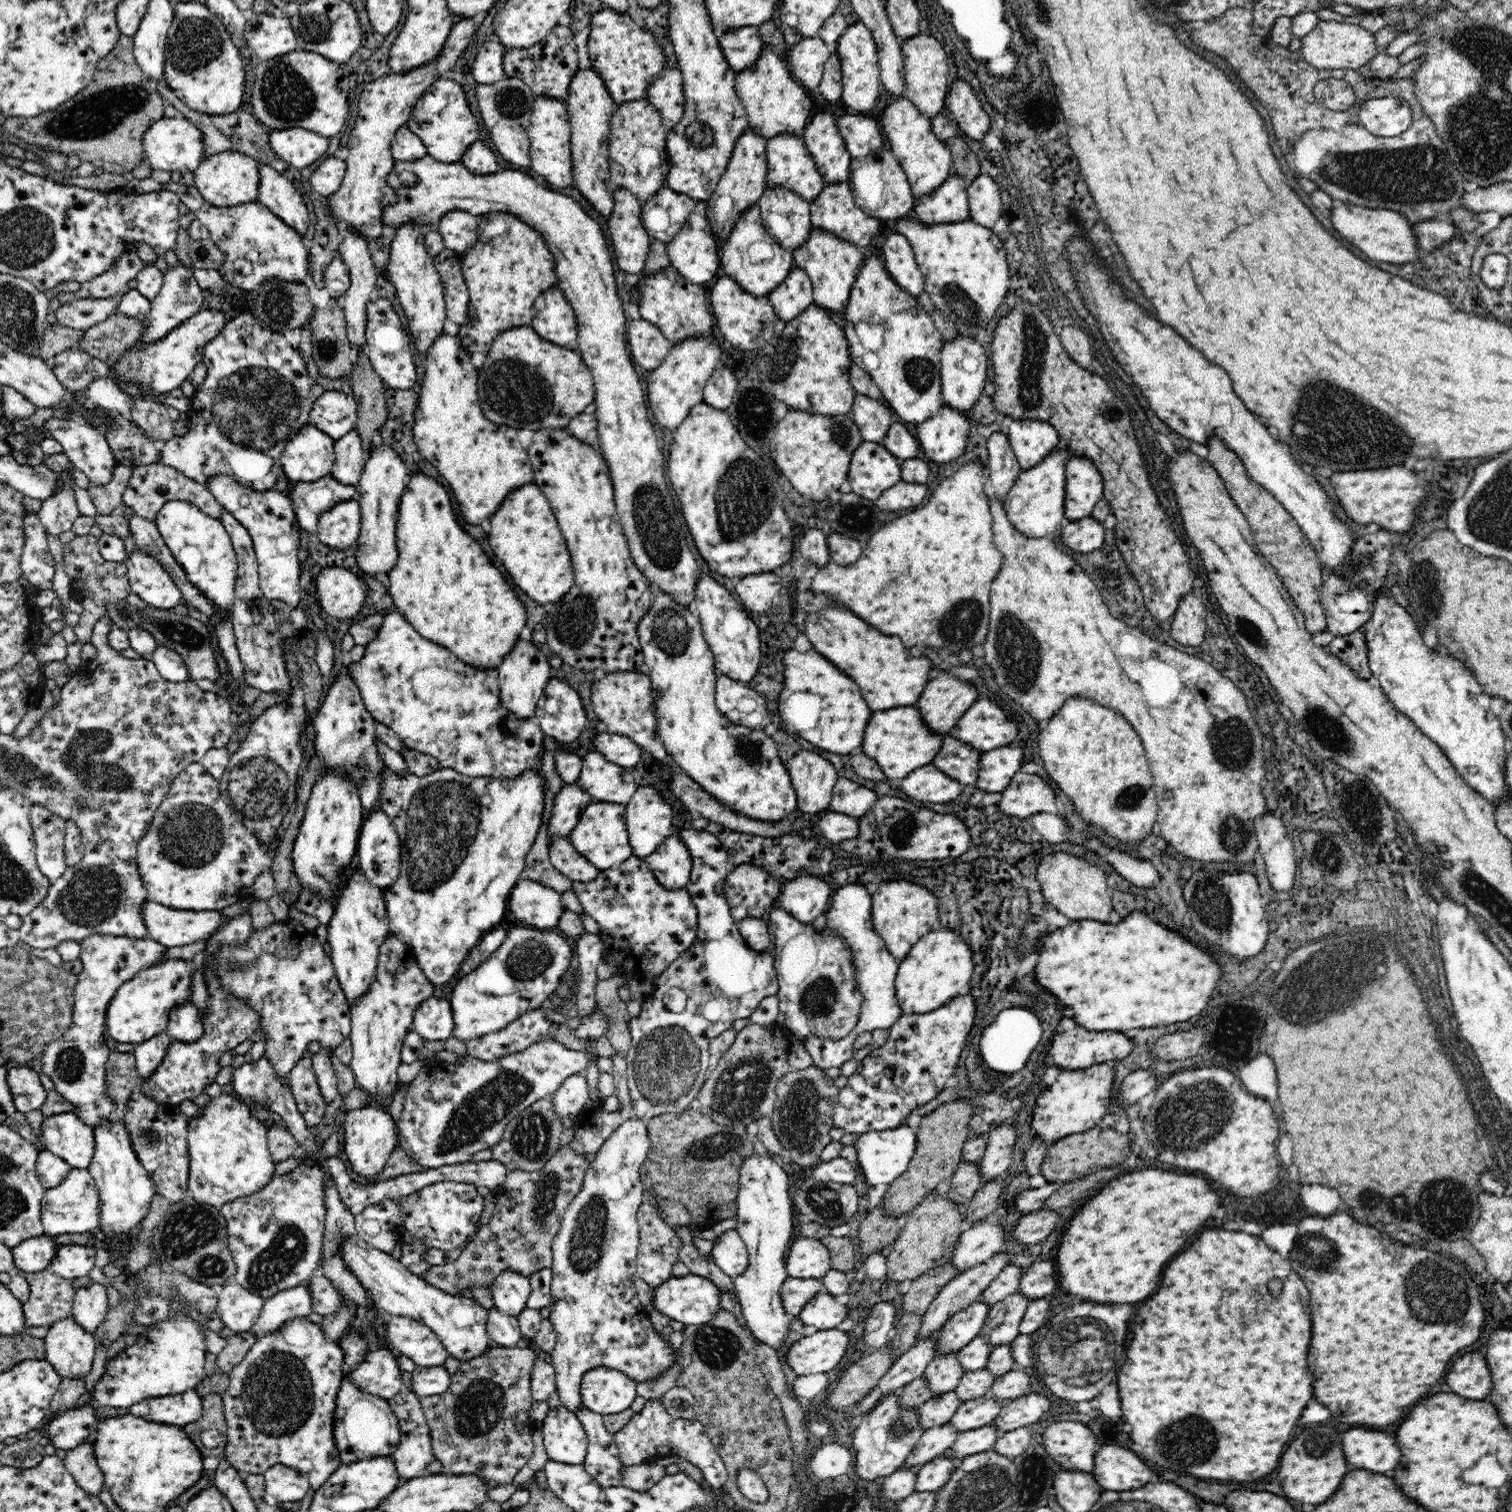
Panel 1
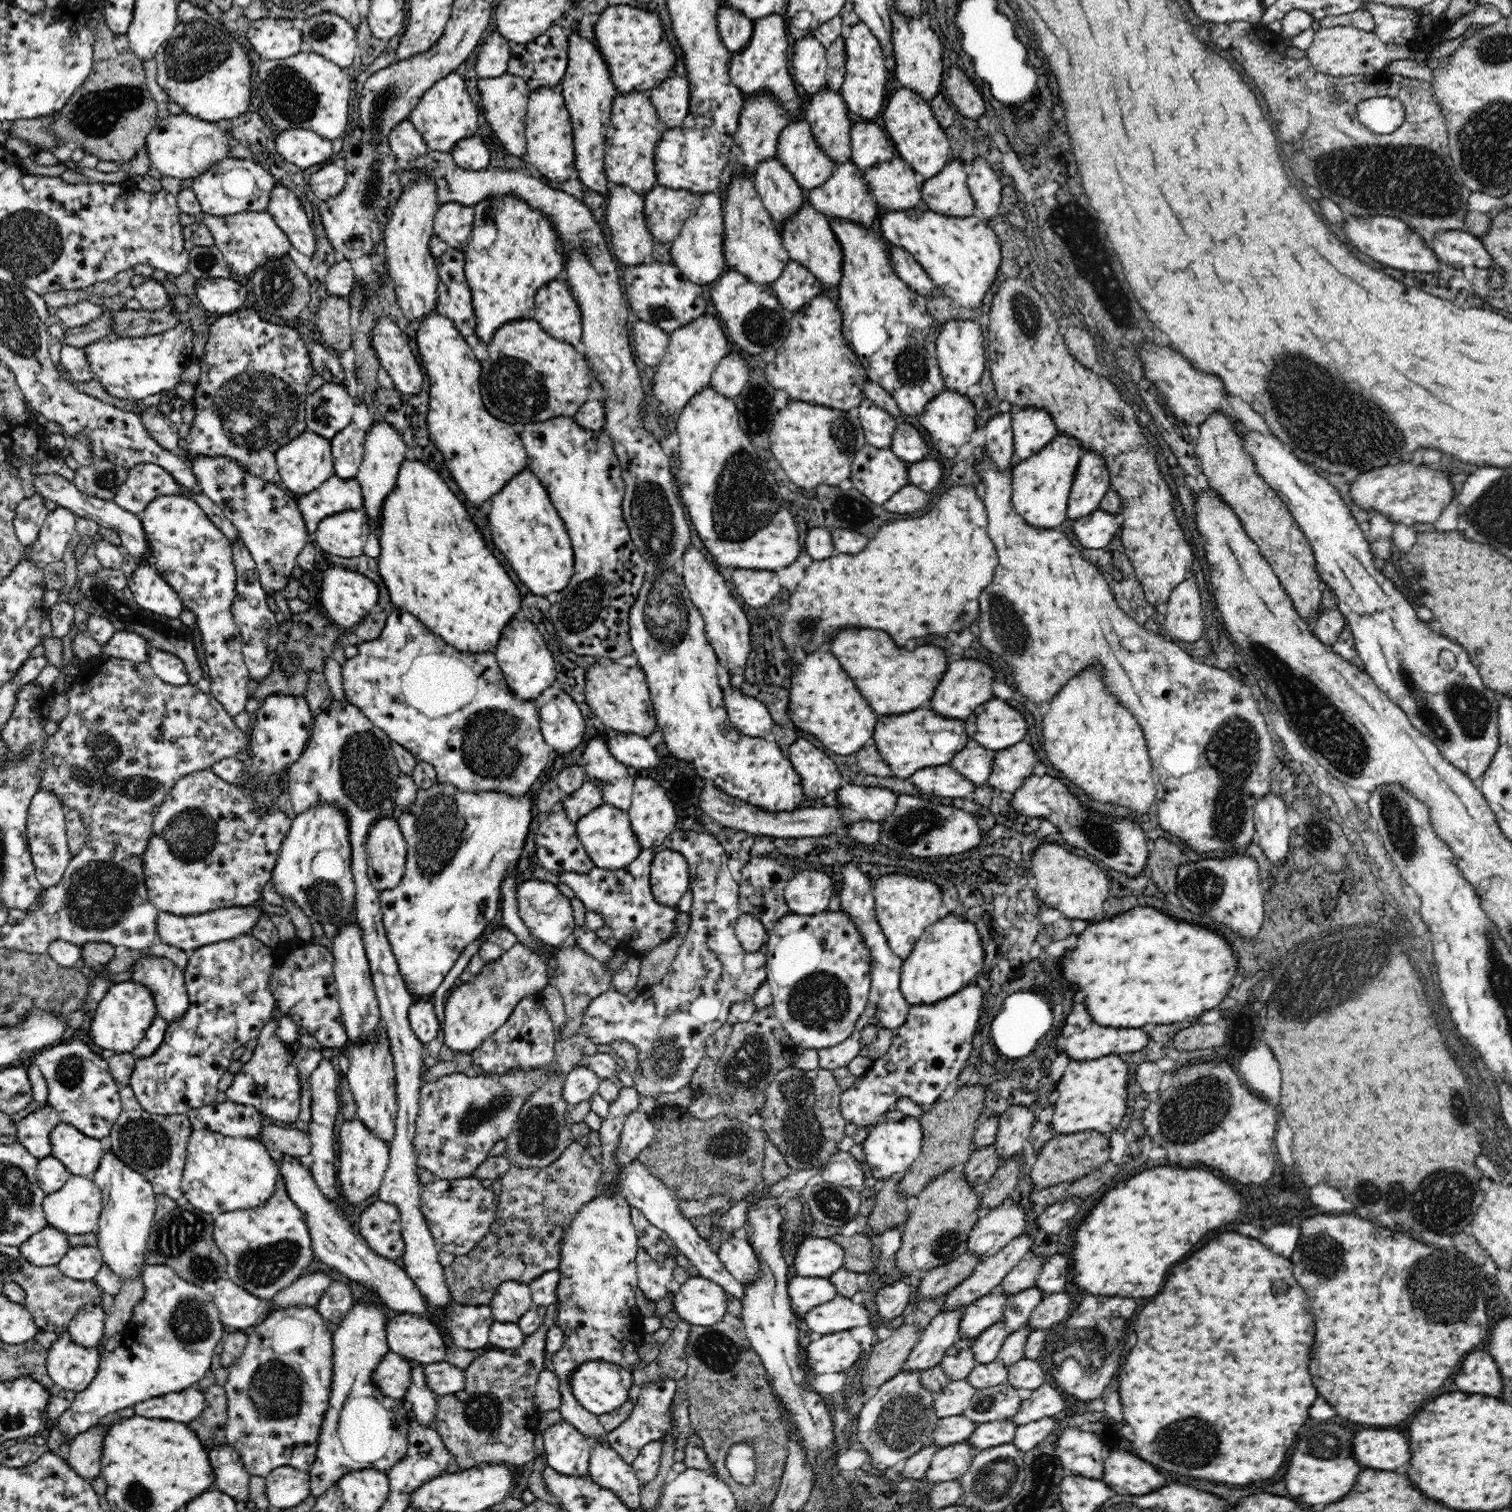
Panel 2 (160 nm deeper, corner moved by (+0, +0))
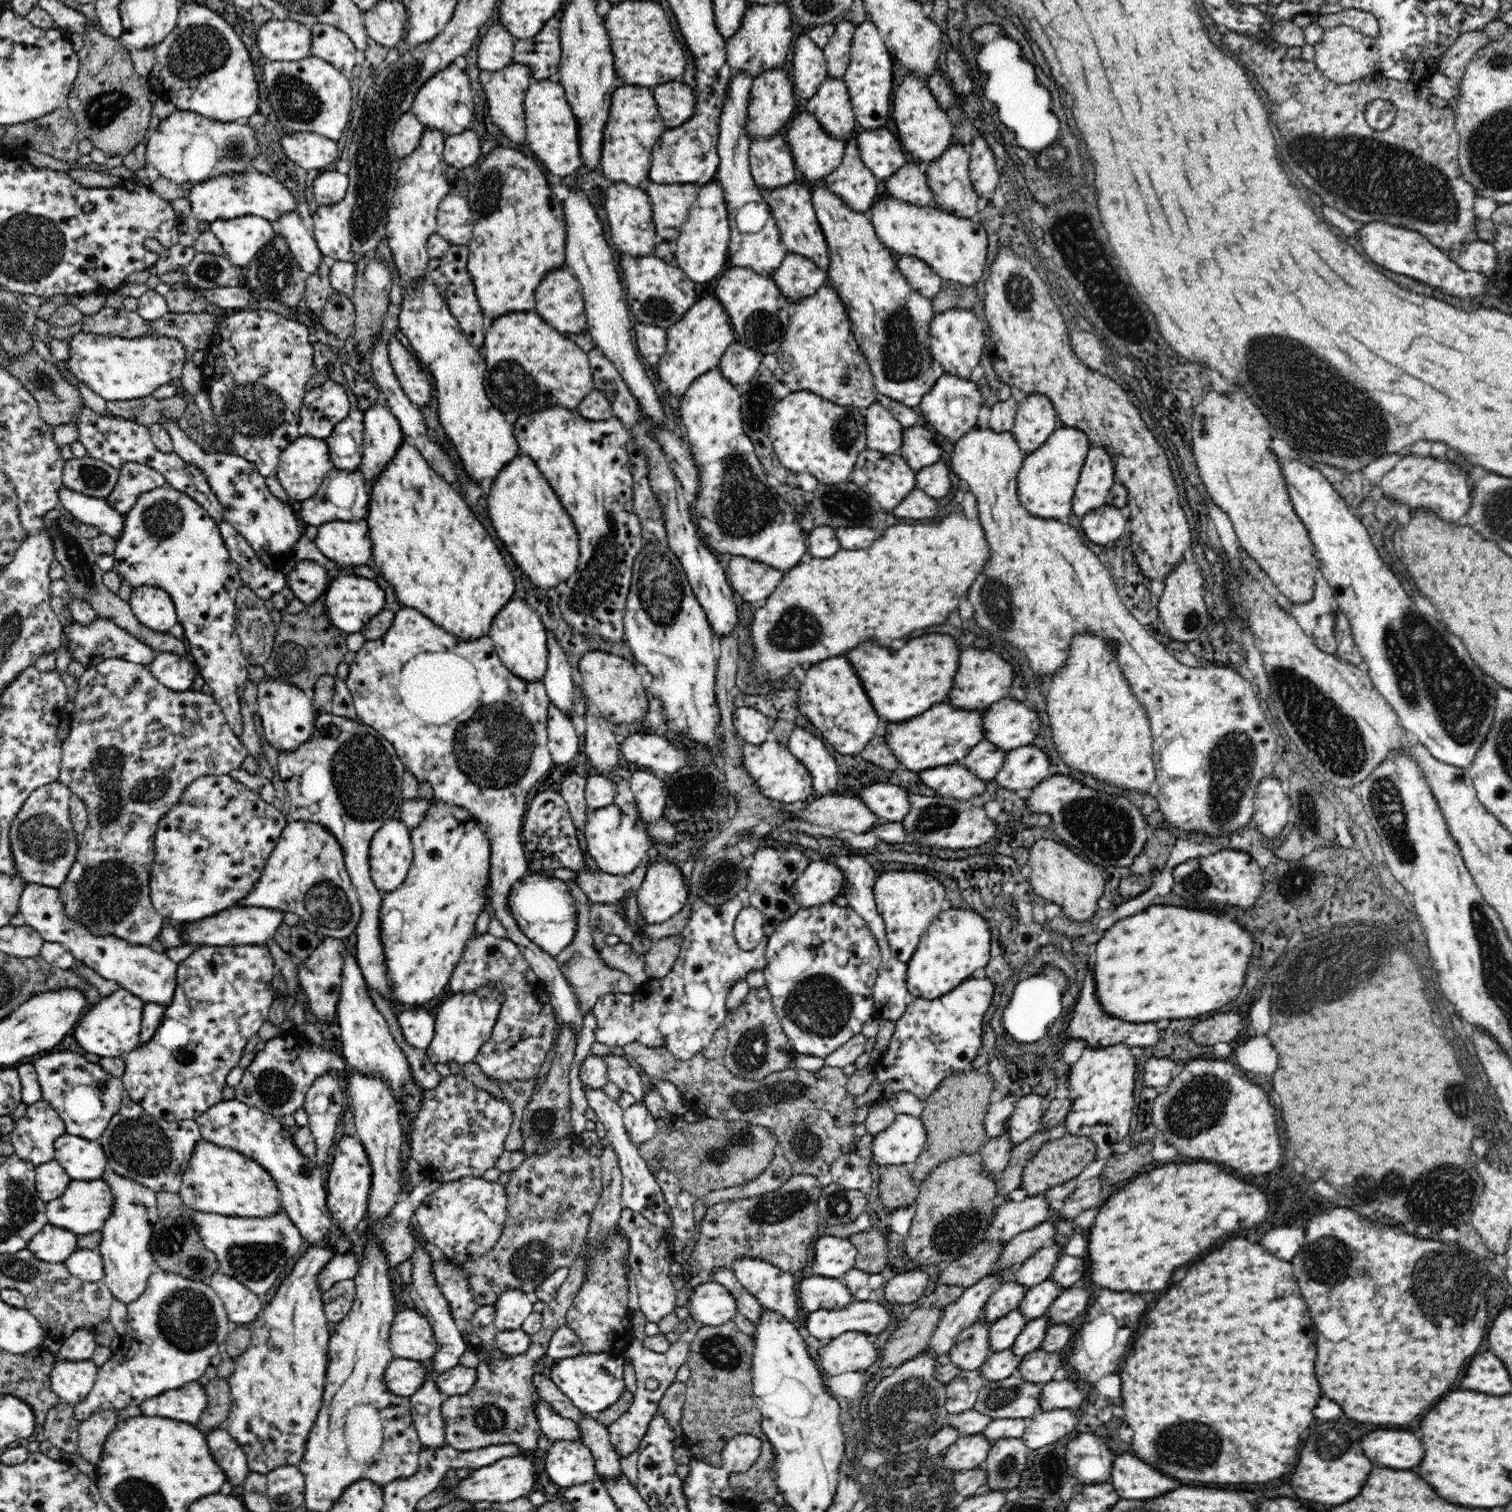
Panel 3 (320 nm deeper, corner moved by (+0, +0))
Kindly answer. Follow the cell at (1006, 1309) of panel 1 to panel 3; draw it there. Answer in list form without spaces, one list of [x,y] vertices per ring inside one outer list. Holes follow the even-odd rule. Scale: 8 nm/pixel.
[[[1050,1279],[1044,1280],[1044,1282],[1028,1288],[1019,1309],[1029,1321],[1042,1317],[1047,1314],[1054,1300],[1064,1292],[1064,1289],[1062,1285]]]

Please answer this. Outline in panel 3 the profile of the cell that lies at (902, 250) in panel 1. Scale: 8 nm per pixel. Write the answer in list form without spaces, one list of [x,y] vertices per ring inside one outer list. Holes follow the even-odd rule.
[[[913,256],[897,257],[897,267],[910,283],[910,286],[922,296],[931,299],[942,290],[942,278],[923,260]]]

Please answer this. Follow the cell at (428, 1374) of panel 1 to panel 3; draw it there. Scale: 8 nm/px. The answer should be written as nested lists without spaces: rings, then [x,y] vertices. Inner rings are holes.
[[[464,1365],[455,1366],[446,1372],[430,1372],[430,1378],[439,1386],[439,1390],[447,1398],[470,1392],[477,1379],[477,1370]]]

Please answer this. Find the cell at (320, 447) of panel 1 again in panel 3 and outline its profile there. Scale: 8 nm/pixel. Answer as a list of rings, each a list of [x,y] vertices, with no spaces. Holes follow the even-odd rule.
[[[305,435],[298,437],[283,450],[274,476],[284,487],[292,502],[299,505],[303,500],[312,498],[316,494],[316,491],[328,476],[328,472],[332,472],[334,467],[325,439]]]

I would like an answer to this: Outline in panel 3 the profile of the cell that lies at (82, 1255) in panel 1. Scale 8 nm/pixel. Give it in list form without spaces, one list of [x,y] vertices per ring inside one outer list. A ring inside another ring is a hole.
[[[79,1249],[74,1251],[66,1260],[70,1275],[82,1281],[96,1282],[103,1279],[103,1258],[99,1249]]]

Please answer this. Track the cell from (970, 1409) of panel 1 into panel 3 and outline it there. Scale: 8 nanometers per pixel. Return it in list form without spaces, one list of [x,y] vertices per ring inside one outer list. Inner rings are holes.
[[[1019,1372],[1004,1380],[990,1380],[980,1390],[974,1409],[990,1418],[1034,1418],[1042,1412],[1039,1398],[1043,1385],[1028,1382]]]

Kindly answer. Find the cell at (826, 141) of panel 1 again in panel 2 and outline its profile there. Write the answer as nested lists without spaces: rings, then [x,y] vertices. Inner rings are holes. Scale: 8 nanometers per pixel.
[[[827,87],[813,93],[810,103],[805,110],[805,120],[810,123],[811,131],[819,147],[836,162],[842,164],[844,160],[851,158],[851,128],[855,123],[855,117],[849,112],[844,97],[838,90],[830,90]]]

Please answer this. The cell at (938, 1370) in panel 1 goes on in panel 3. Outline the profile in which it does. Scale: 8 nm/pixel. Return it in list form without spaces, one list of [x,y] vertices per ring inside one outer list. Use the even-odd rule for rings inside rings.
[[[978,1320],[960,1332],[950,1349],[950,1358],[961,1370],[976,1370],[990,1356],[990,1322]]]

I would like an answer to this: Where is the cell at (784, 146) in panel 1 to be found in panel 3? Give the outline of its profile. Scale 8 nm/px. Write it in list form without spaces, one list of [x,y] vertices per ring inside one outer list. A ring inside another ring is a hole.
[[[807,109],[797,114],[790,120],[790,123],[790,129],[785,132],[785,137],[798,170],[804,174],[809,182],[822,180],[836,168],[839,168],[848,140],[834,138],[828,134],[816,116],[808,112]]]

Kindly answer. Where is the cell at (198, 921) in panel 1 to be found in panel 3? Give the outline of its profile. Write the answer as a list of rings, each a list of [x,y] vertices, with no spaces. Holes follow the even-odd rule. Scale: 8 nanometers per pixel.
[[[232,907],[215,915],[192,921],[186,932],[187,944],[208,946],[260,945],[268,947],[278,928],[284,924],[284,913],[278,909],[262,907]]]

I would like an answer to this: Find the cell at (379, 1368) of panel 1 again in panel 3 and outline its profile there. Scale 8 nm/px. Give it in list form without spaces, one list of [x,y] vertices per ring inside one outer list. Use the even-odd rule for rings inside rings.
[[[395,1357],[386,1369],[384,1380],[396,1396],[415,1395],[430,1376],[430,1363]]]

